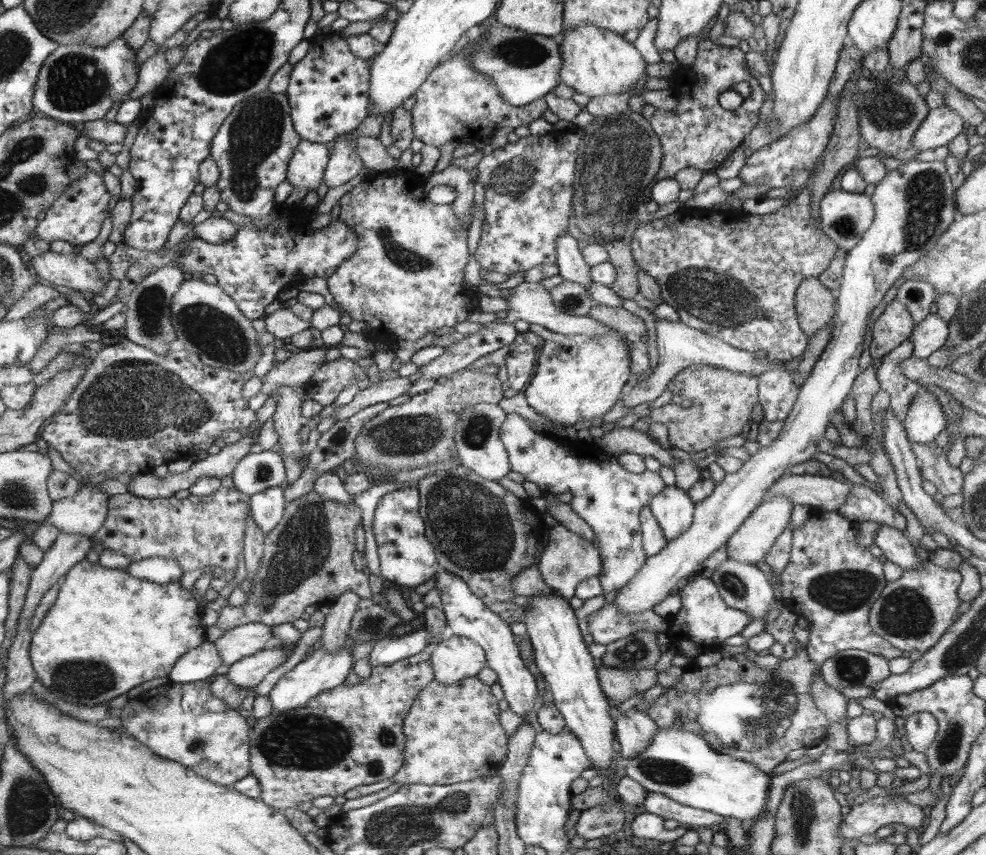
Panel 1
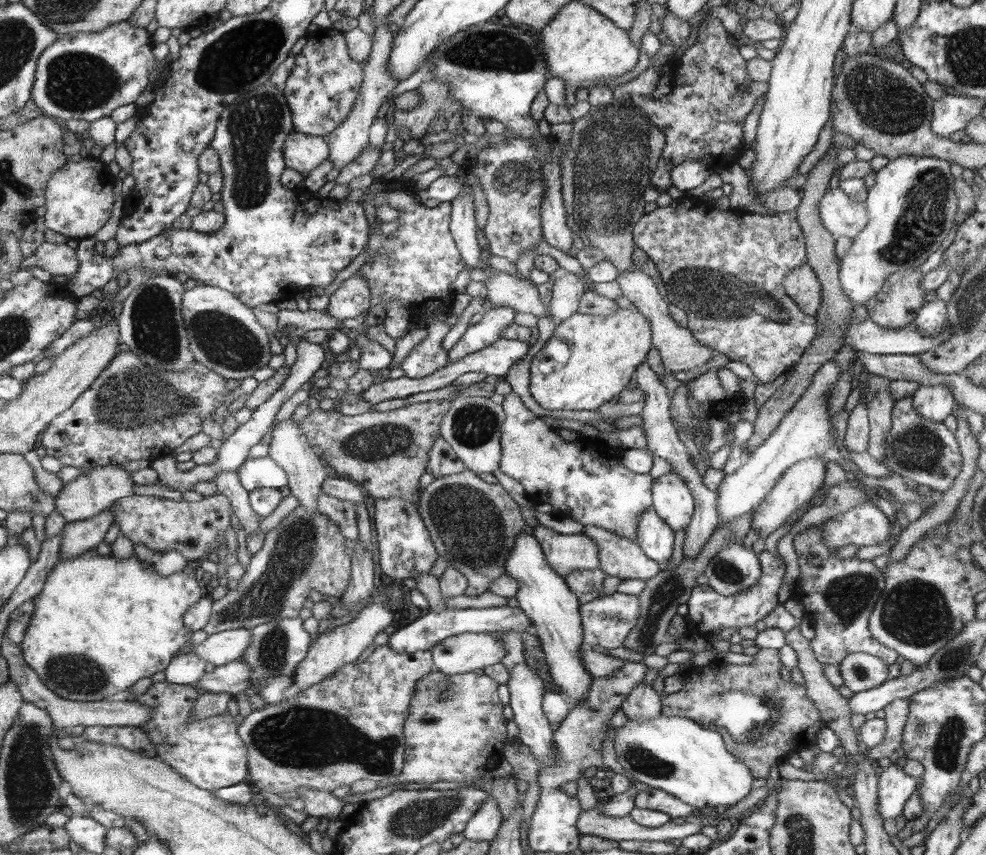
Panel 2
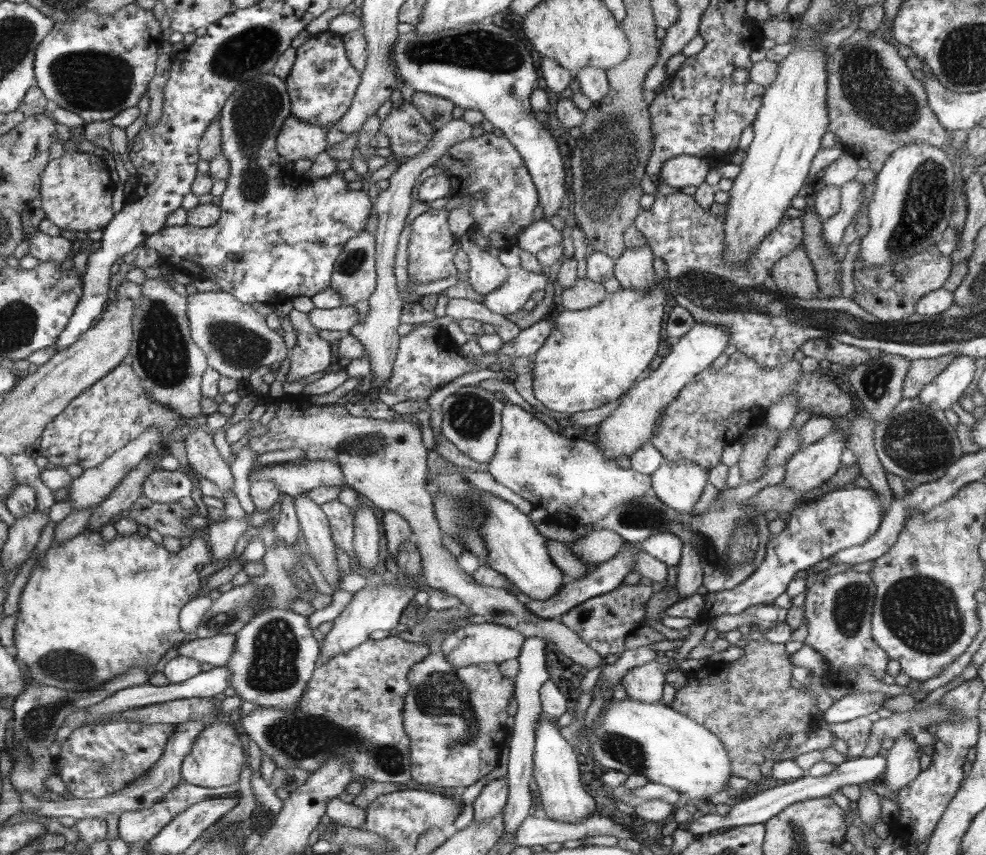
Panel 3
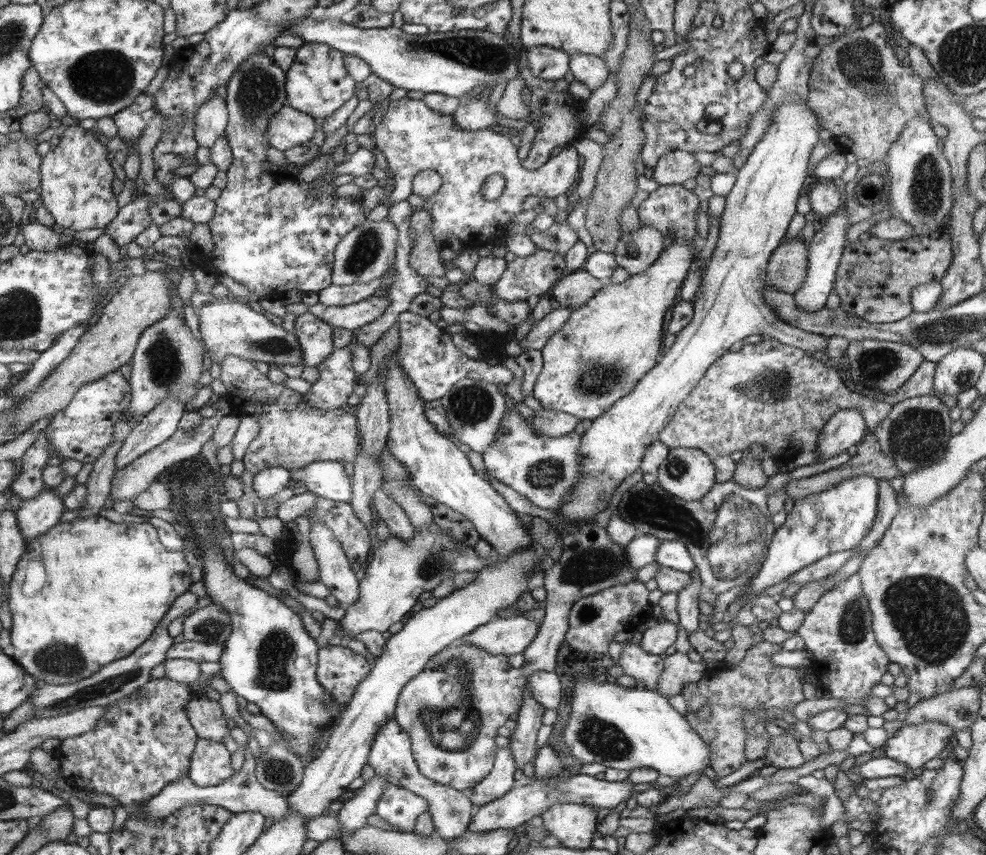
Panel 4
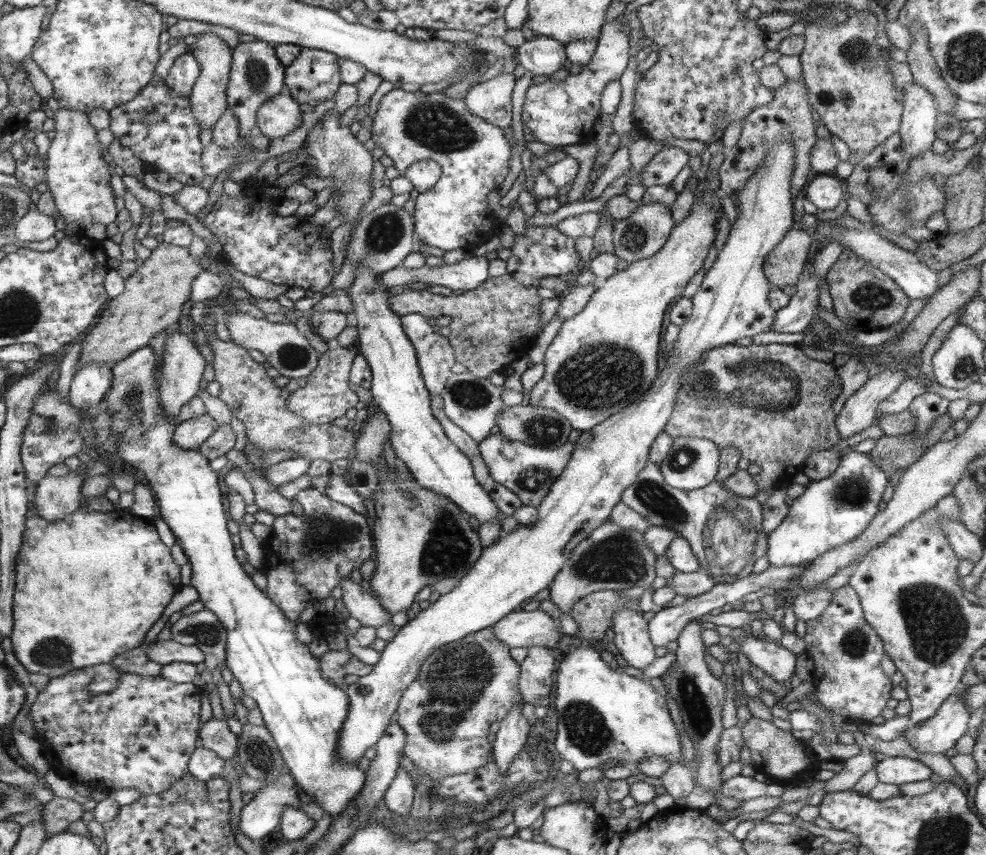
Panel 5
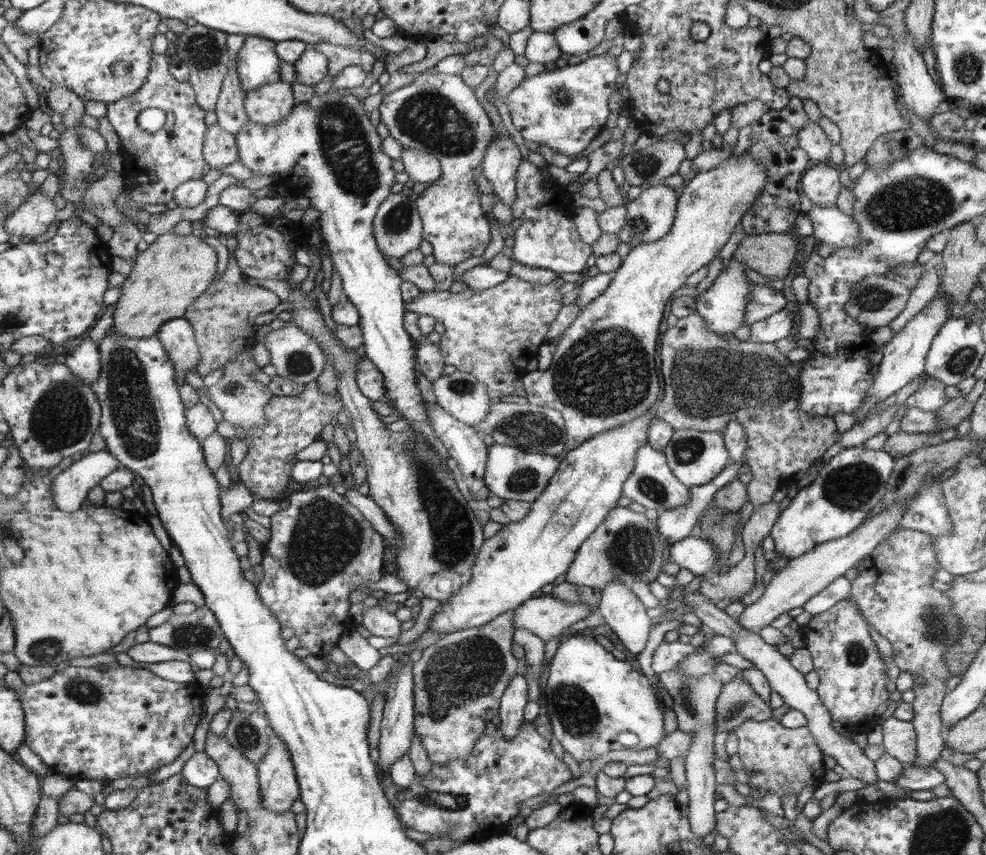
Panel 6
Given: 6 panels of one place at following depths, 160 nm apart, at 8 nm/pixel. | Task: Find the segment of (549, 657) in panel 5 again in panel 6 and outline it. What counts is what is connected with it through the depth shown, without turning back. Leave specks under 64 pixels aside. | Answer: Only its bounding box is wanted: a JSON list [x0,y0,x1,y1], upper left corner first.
[513,628,546,701]

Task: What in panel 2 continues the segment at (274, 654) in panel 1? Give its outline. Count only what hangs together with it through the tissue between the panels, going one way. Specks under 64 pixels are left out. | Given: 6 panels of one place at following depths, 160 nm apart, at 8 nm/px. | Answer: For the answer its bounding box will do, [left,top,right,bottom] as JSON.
[194,659,252,695]

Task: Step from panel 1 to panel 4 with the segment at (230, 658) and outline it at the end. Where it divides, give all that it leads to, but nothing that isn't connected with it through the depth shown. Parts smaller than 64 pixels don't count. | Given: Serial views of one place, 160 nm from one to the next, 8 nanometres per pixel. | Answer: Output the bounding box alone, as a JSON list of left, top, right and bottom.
[167,640,224,663]

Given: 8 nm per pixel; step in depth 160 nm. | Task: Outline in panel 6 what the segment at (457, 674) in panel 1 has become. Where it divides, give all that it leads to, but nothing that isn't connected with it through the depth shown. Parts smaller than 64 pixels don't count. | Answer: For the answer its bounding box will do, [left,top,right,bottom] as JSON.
[513,590,592,643]

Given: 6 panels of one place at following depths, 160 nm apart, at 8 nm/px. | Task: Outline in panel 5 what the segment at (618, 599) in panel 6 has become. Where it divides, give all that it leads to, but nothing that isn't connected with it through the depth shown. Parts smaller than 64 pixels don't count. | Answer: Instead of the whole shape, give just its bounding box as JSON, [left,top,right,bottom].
[613,608,656,670]

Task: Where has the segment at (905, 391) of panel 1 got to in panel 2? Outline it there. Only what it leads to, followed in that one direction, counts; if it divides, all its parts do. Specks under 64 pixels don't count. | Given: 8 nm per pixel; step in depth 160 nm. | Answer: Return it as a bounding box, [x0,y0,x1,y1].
[886,397,963,492]

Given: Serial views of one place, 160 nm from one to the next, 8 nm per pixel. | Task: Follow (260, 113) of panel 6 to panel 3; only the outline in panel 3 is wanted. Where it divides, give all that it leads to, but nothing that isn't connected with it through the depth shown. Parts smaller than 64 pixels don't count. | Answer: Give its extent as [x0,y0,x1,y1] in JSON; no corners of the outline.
[277,115,326,162]

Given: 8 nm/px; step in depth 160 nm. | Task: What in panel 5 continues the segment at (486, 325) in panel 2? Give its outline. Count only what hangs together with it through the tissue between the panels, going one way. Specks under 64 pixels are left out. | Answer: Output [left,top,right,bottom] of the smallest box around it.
[507,226,580,286]

